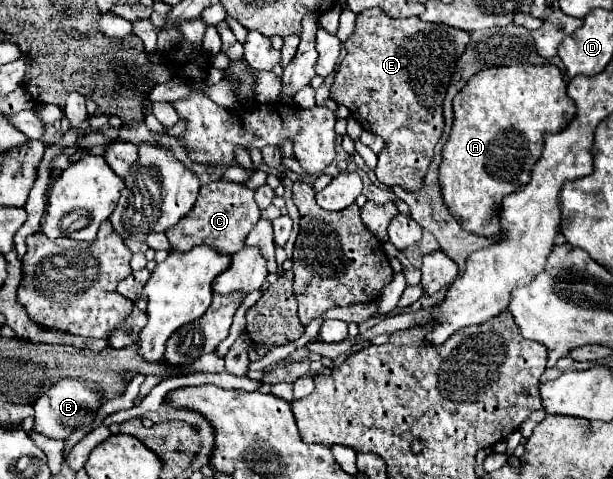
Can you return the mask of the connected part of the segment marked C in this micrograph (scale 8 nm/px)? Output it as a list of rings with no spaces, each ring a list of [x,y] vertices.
[[[211,181],[209,185],[199,189],[199,197],[193,205],[193,209],[173,227],[167,229],[167,239],[173,245],[173,251],[187,251],[195,245],[207,243],[221,253],[237,253],[245,247],[245,237],[259,221],[261,211],[257,209],[257,203],[253,201],[253,191],[243,187],[241,183],[229,183],[229,181]]]

